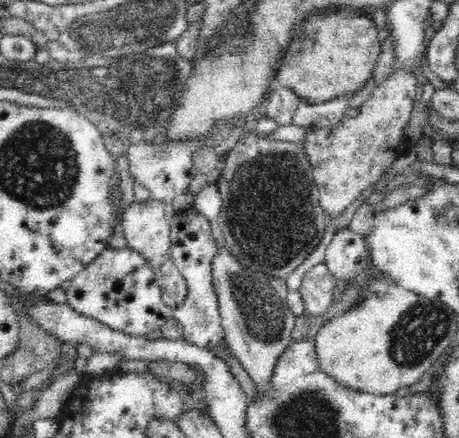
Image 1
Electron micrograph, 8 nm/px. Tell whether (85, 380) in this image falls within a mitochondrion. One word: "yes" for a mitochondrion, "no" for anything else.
no

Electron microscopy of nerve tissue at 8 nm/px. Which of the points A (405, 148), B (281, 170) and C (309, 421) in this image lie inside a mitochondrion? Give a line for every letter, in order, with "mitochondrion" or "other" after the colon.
A: other
B: mitochondrion
C: mitochondrion

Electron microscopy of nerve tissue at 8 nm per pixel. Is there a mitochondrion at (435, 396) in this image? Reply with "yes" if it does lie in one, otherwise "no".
no

